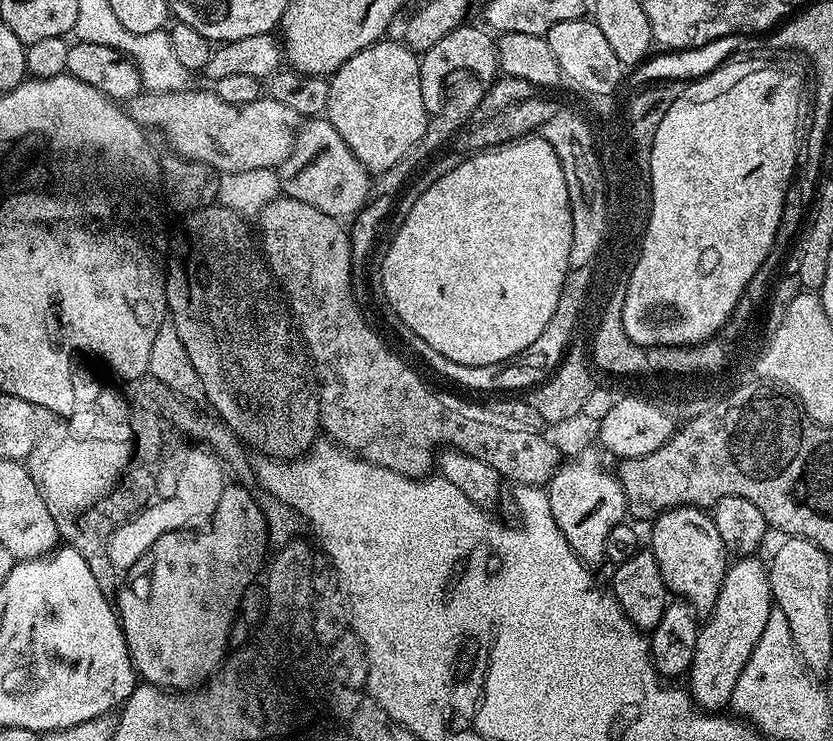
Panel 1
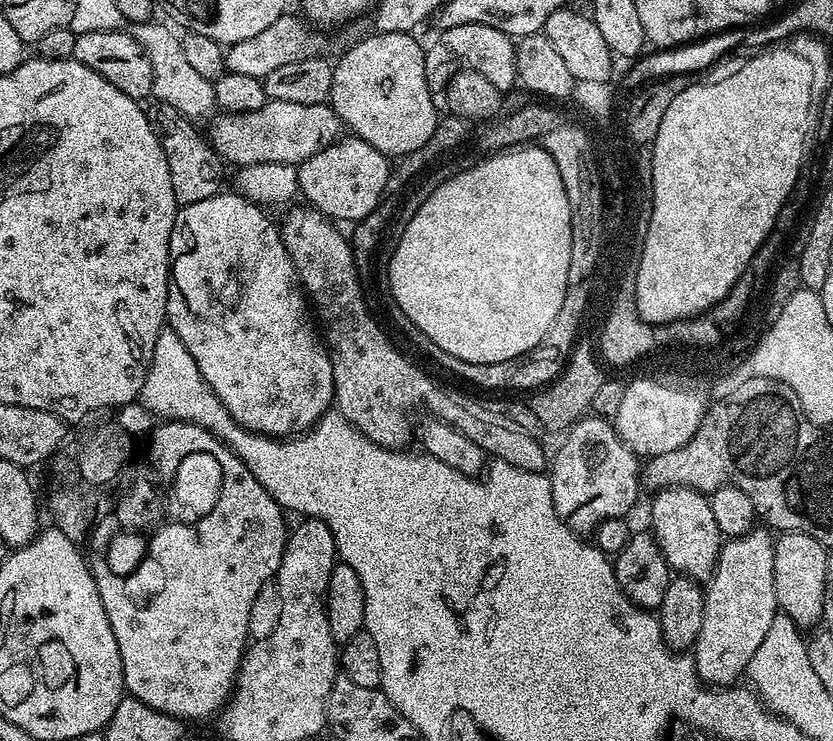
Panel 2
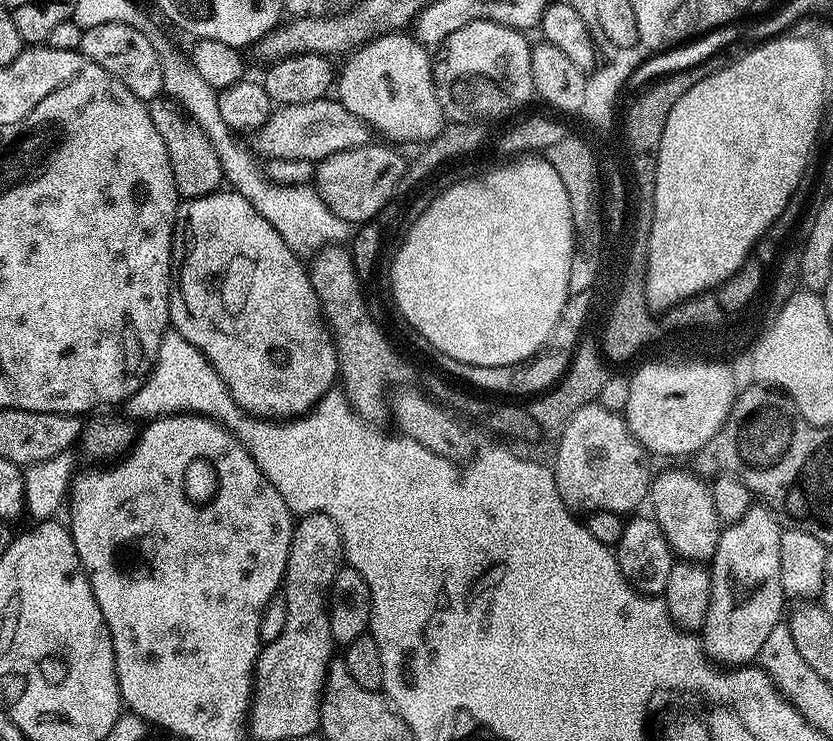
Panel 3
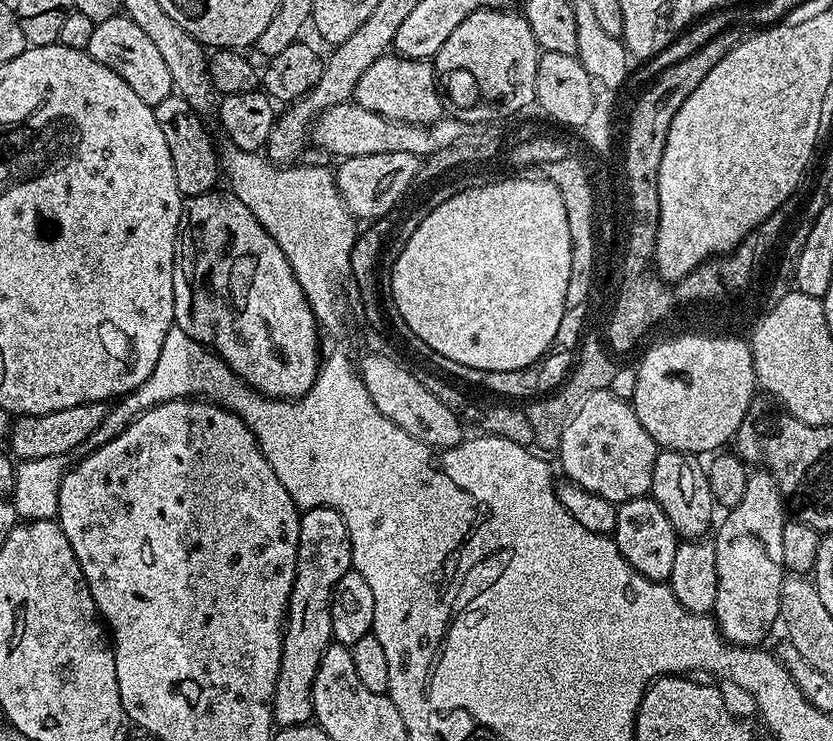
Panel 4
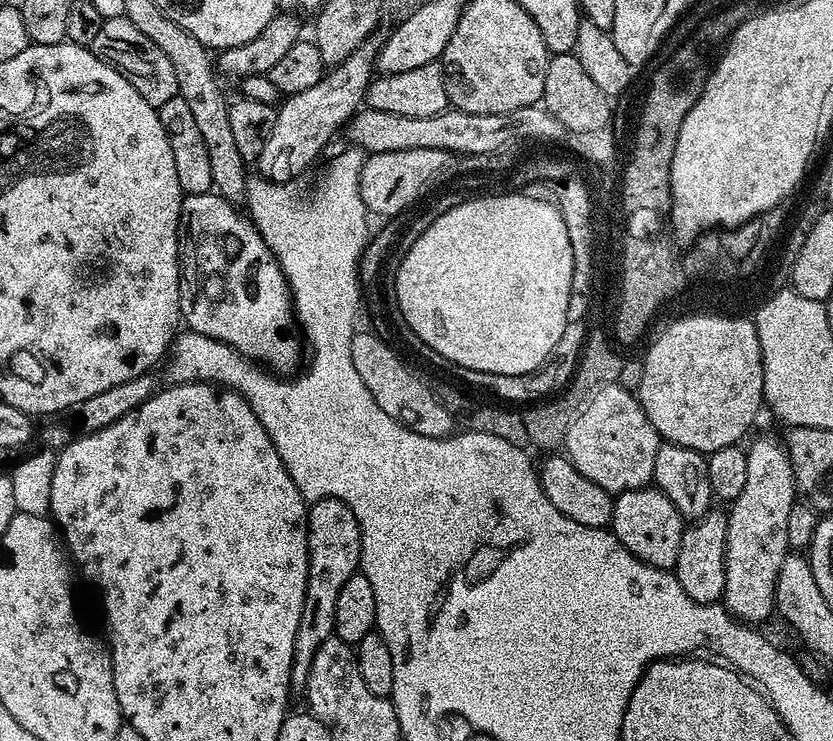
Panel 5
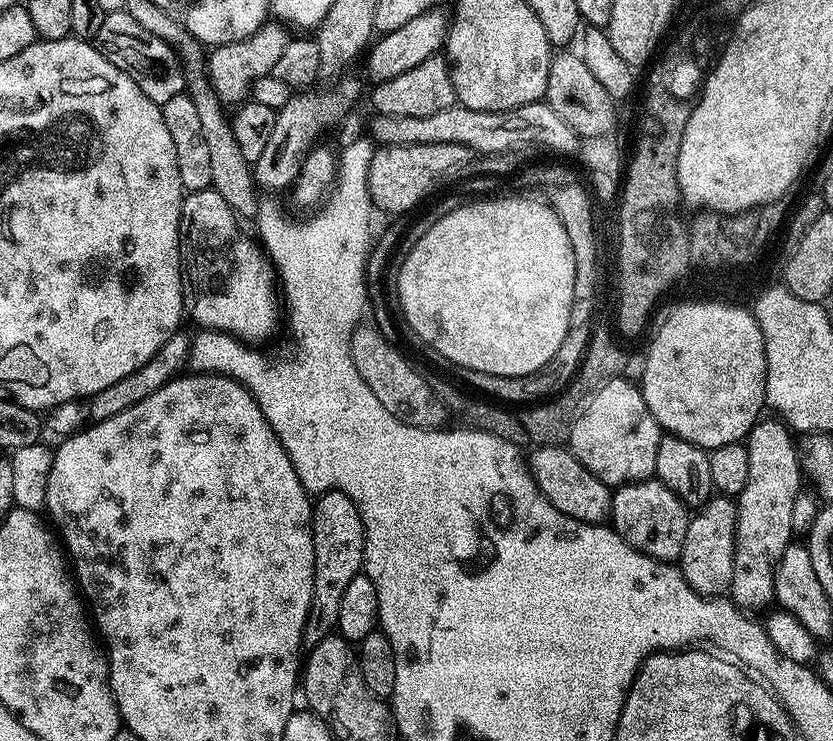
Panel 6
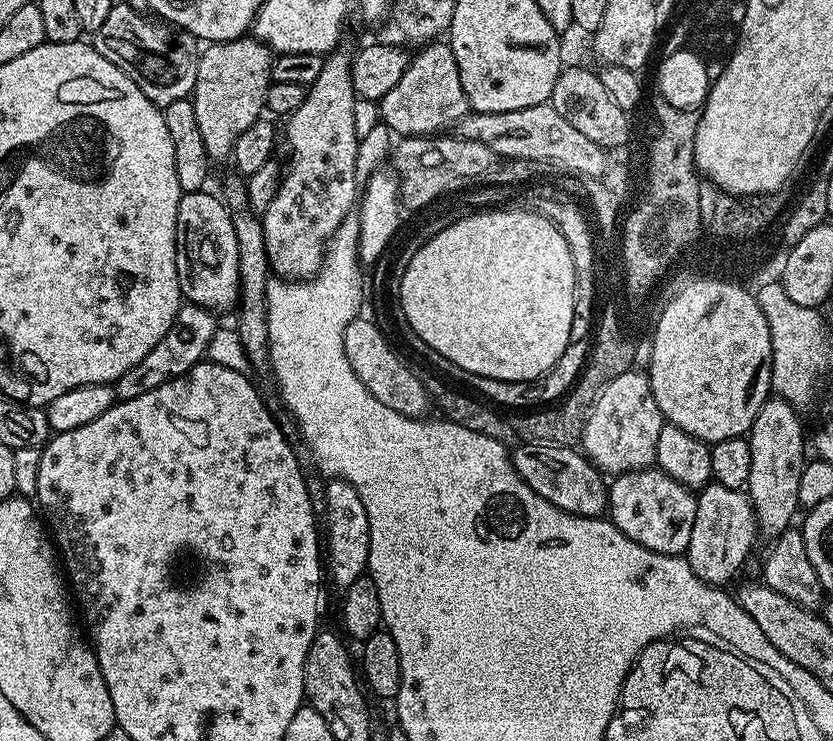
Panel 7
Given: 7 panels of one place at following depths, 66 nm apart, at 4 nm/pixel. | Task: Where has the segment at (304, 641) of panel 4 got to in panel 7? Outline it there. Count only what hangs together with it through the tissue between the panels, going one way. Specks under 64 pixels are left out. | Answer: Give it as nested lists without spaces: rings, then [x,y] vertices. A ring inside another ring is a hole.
[[[332,478],[323,485],[323,490],[322,532],[326,537],[326,576],[332,579],[337,590],[343,590],[350,586],[350,582],[367,573],[370,518],[366,518],[366,506],[362,506],[362,498],[358,498],[358,490],[354,490],[350,482]]]

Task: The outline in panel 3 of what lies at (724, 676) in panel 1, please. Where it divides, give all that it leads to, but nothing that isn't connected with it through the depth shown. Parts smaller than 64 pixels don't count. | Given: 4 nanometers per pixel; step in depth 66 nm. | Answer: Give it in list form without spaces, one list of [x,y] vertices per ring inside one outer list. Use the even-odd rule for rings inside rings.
[[[753,503],[742,518],[731,521],[721,531],[716,552],[710,561],[712,585],[710,610],[702,629],[704,652],[708,659],[721,666],[748,666],[759,657],[770,630],[782,622],[786,612],[786,597],[782,586],[782,558],[778,558],[778,542],[782,531],[777,513],[763,503]]]

